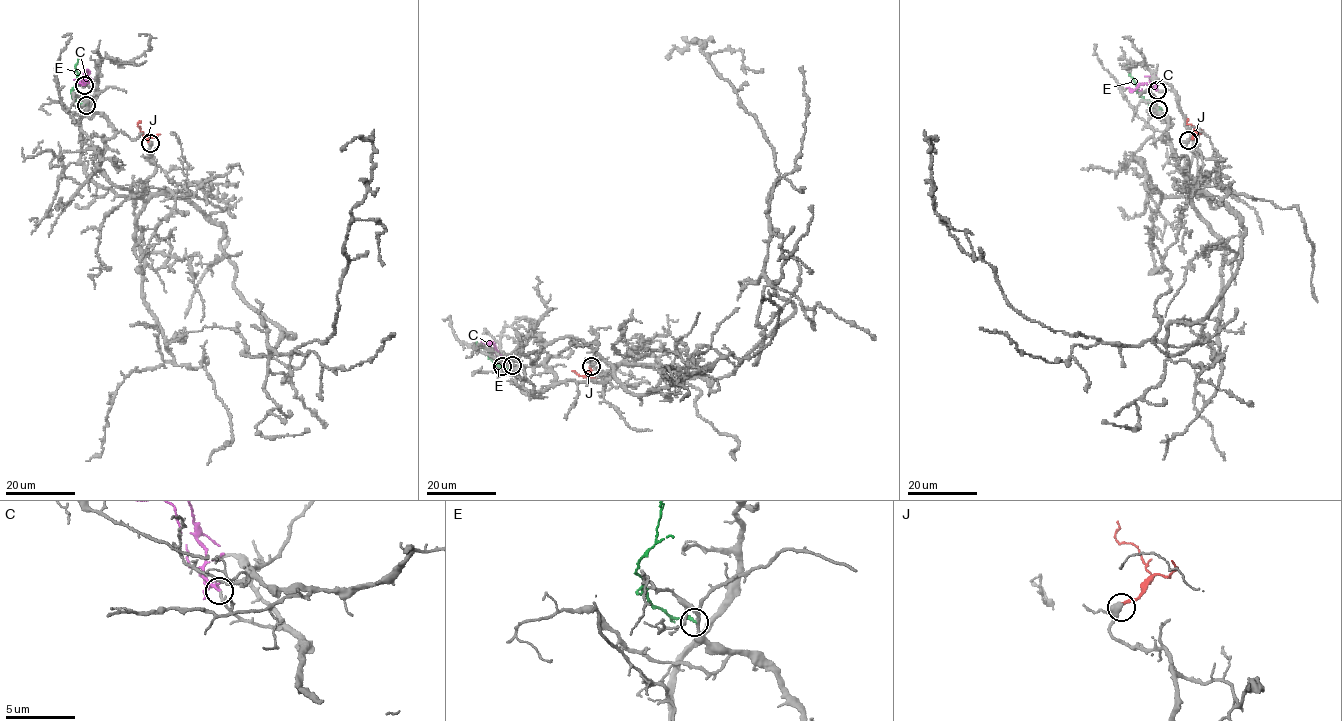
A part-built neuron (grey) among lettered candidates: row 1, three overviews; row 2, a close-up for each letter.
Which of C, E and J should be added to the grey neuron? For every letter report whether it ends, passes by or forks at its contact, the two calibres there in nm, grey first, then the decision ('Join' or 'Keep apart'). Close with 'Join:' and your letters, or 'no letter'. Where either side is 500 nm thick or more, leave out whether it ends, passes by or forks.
C: It passes by. Thickness 140 nm (grey) against 150 nm. Join
E: It ends there. Thickness 280 nm (grey) against 170 nm. Keep apart
J: It ends there. Thickness 440 nm (grey) against 220 nm. Join
Join: C, J

